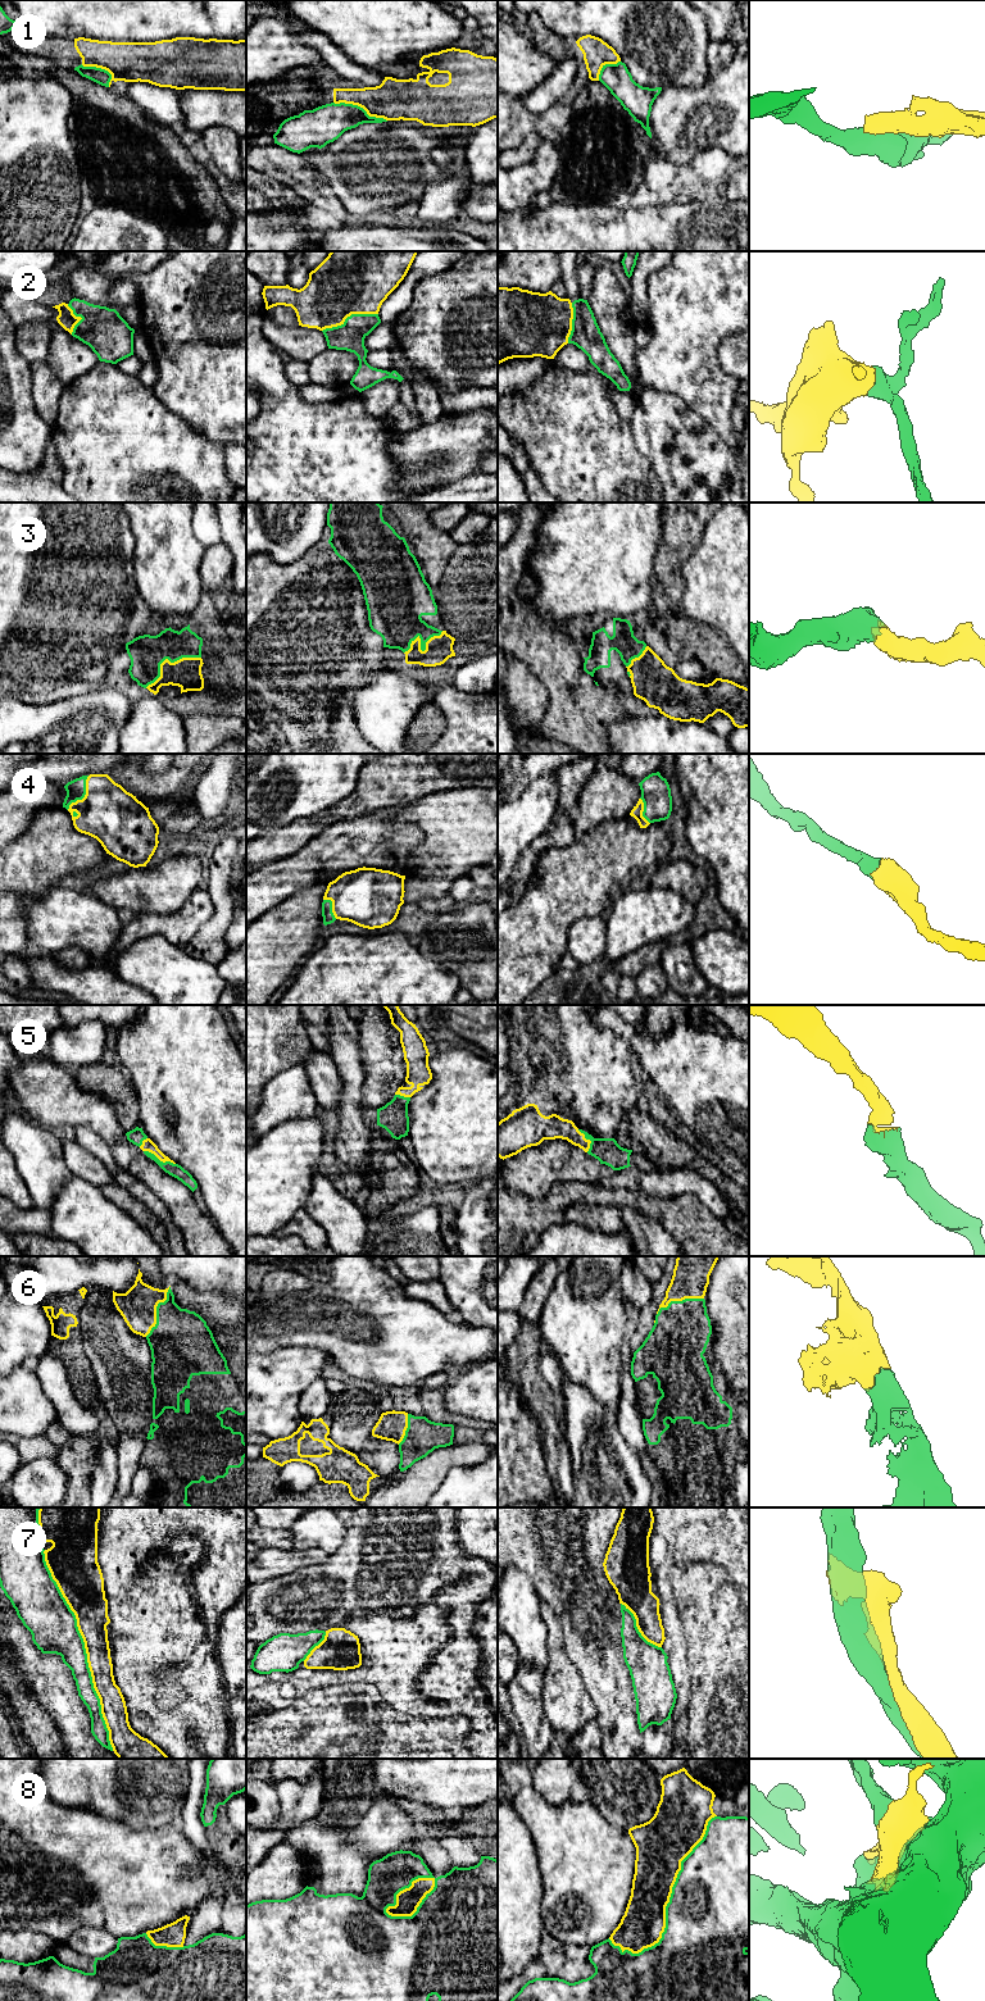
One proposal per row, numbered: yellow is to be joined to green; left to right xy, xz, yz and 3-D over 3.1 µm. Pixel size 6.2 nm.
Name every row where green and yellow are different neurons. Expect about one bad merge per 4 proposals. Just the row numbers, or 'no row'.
1, 7, 8

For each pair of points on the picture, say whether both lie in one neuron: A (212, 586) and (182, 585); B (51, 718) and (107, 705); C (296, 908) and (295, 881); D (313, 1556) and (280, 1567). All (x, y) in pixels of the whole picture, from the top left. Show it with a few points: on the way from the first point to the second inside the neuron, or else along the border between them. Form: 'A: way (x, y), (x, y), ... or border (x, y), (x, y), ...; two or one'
A: border (202, 555), (199, 565), (200, 590); two
B: way (66, 715), (69, 713), (92, 713); one
C: border (323, 881), (294, 892), (269, 909); two
D: way (305, 1558), (287, 1560); one

